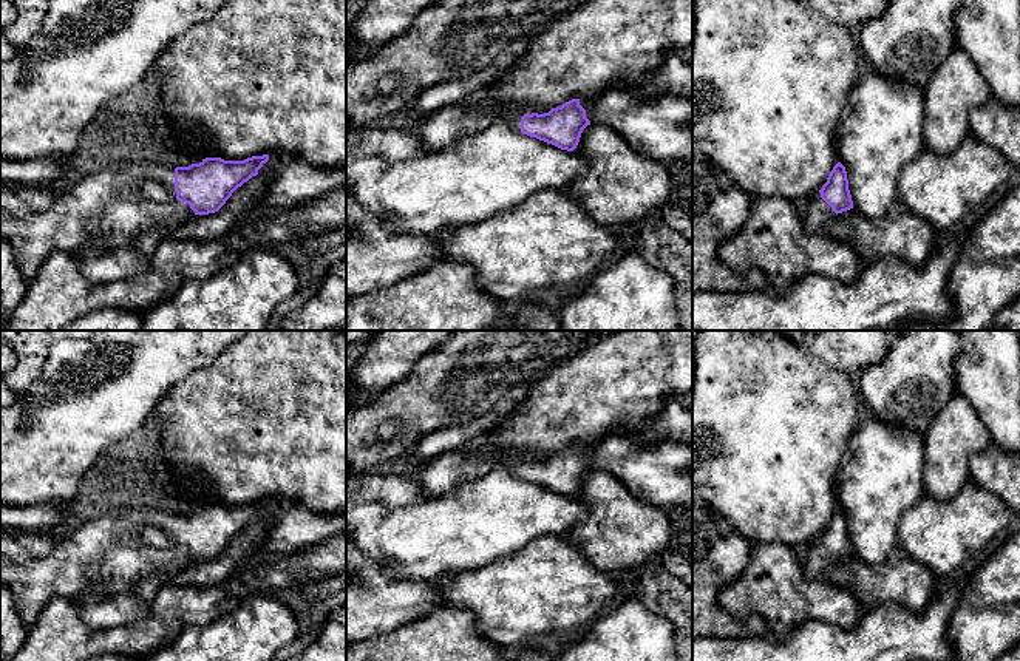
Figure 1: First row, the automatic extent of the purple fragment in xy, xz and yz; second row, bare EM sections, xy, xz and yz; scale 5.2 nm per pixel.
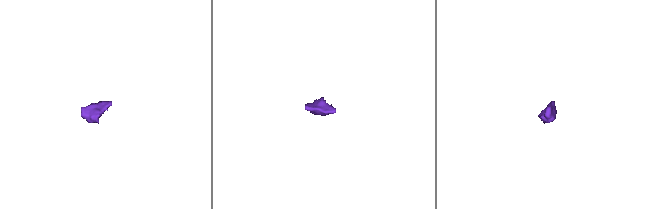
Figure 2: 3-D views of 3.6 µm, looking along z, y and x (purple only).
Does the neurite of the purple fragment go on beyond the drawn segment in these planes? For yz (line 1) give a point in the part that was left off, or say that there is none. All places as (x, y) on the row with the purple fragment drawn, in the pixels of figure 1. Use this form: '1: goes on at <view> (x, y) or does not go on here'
1: goes on at yz (819, 212)

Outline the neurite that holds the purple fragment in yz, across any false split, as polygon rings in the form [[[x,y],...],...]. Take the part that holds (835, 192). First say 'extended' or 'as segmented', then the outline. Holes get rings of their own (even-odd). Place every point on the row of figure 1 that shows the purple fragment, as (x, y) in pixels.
extended | [[[841,162],[833,167],[819,193],[819,198],[810,198],[808,210],[802,219],[802,227],[808,233],[822,233],[835,215],[853,208],[847,171]]]

